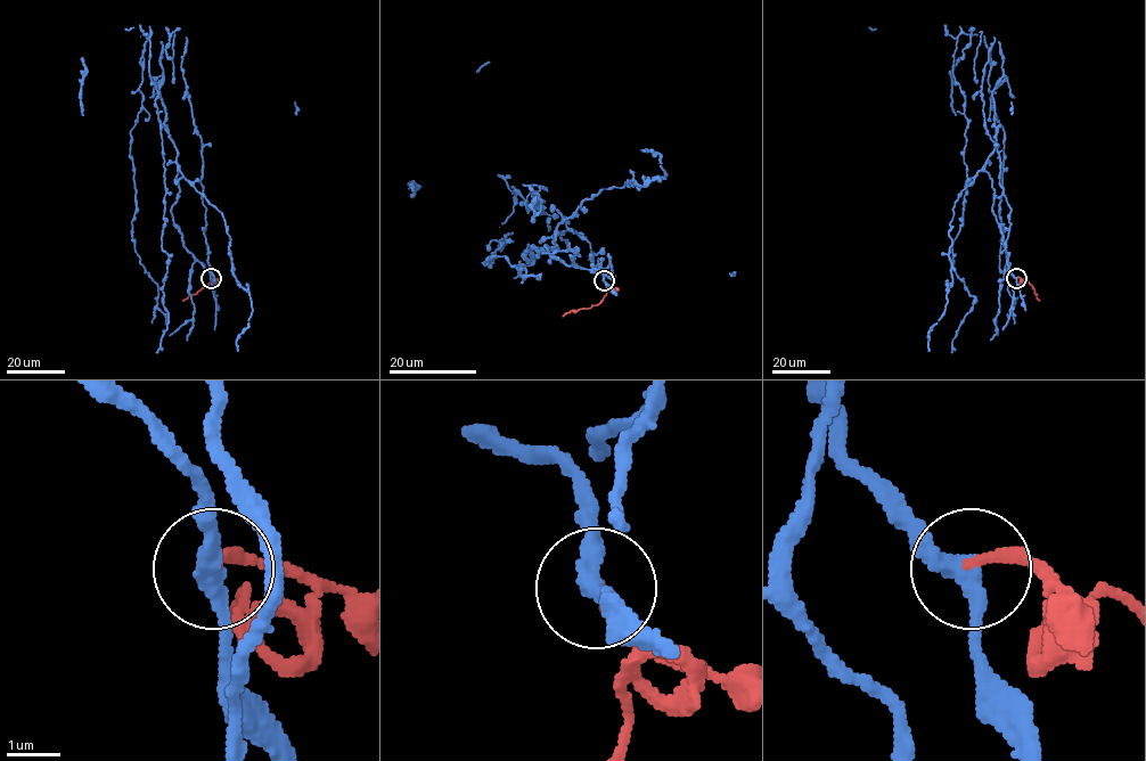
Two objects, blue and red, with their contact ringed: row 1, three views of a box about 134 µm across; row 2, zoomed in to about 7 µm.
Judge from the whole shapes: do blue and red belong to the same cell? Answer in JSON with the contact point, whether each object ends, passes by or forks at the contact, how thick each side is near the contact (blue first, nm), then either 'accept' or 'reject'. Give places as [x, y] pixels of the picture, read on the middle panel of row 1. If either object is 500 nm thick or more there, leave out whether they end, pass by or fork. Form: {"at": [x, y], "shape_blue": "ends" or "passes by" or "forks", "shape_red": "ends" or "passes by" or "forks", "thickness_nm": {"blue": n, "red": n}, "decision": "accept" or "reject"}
{"at": [604, 280], "shape_blue": "passes by", "shape_red": "ends", "thickness_nm": {"blue": 360, "red": 170}, "decision": "reject"}

